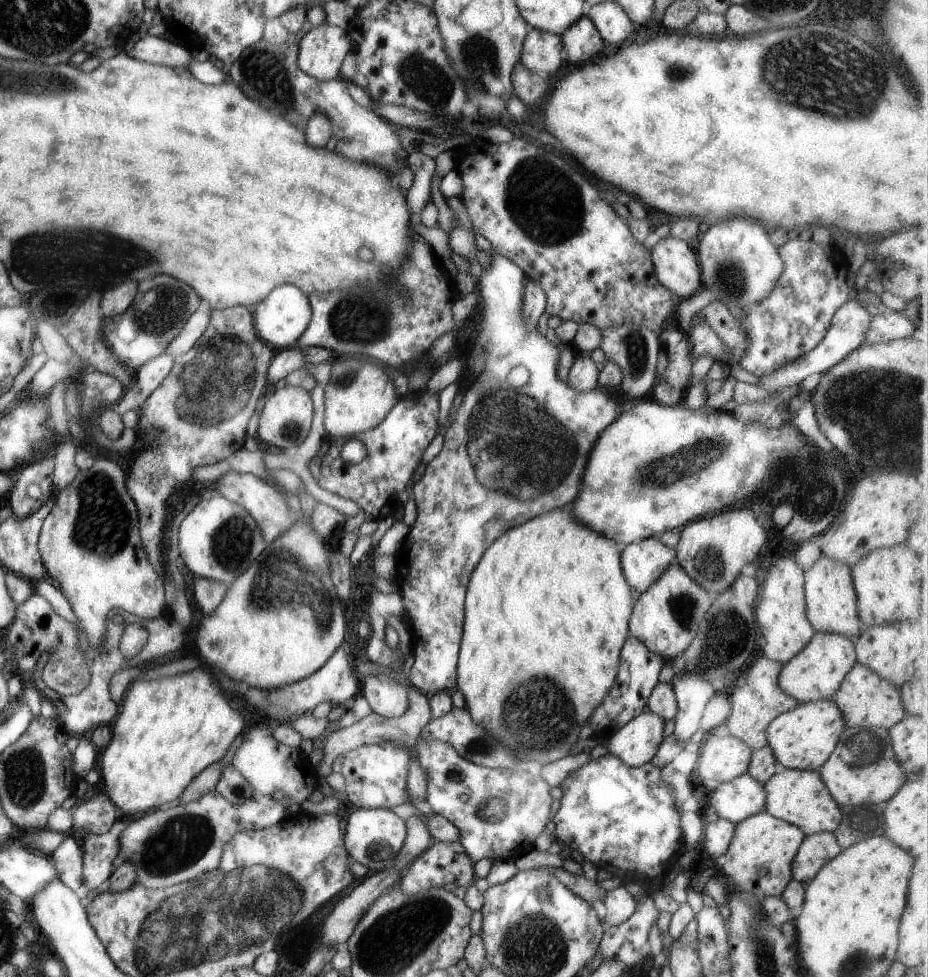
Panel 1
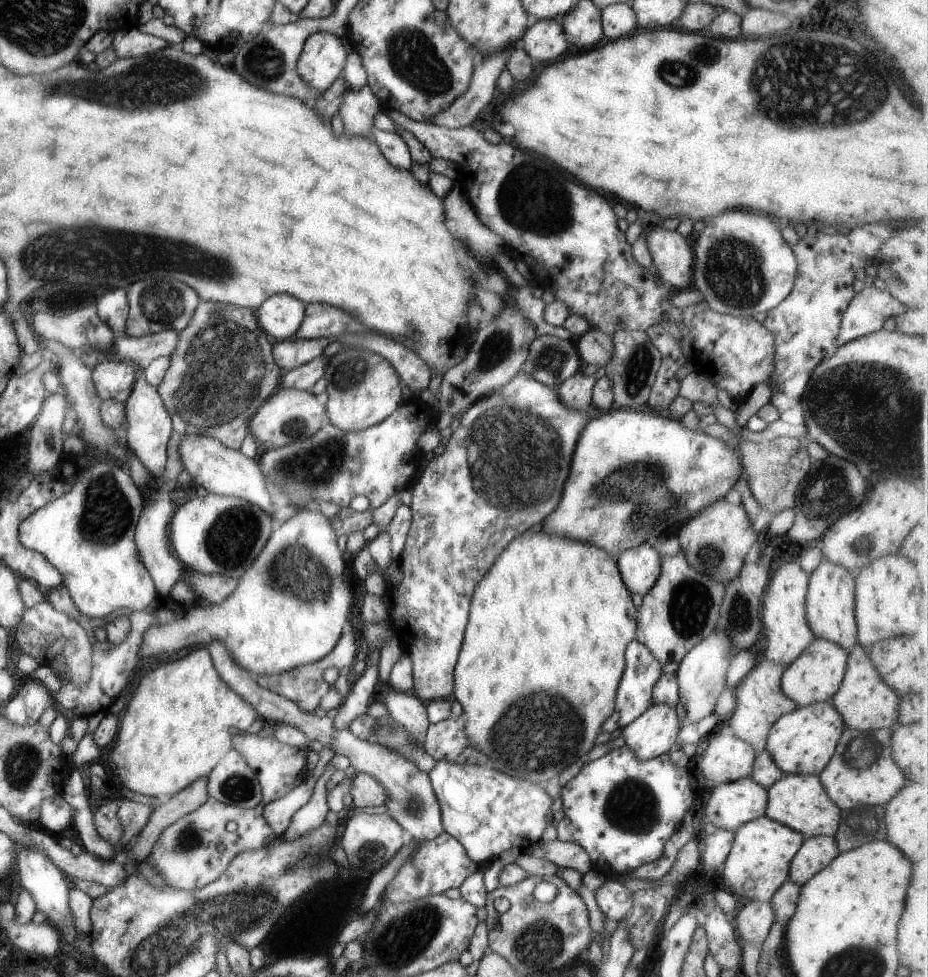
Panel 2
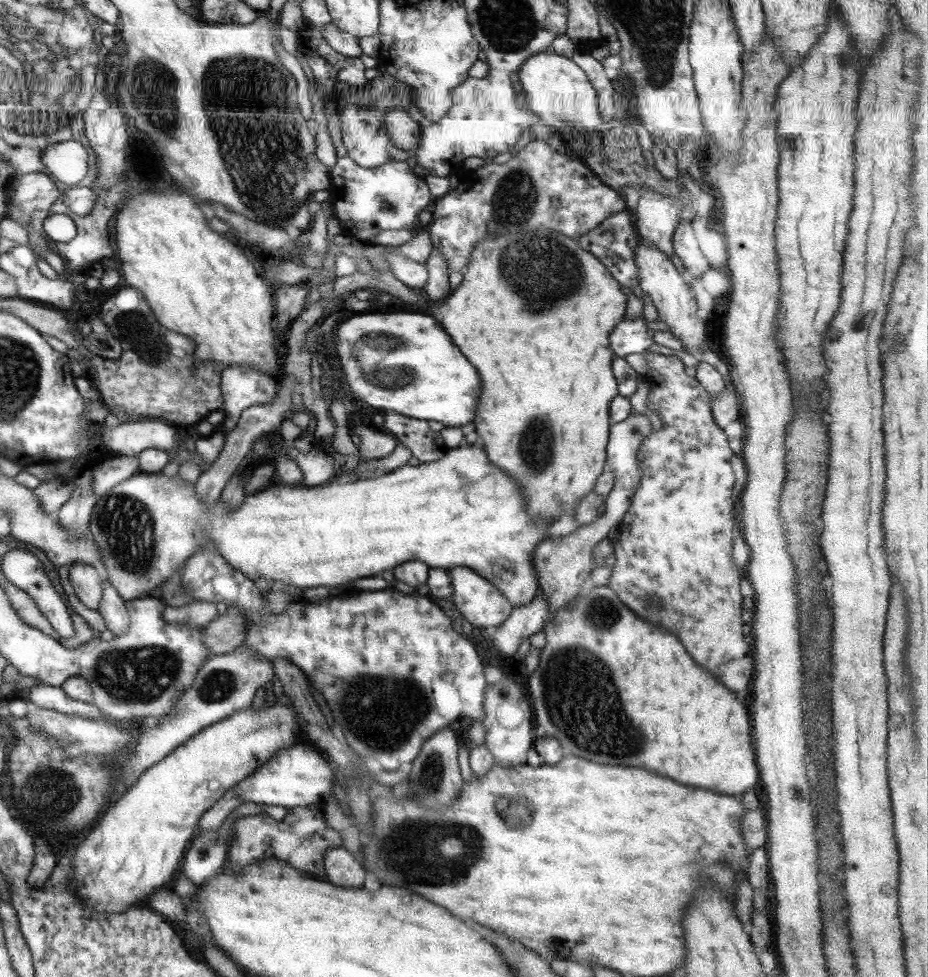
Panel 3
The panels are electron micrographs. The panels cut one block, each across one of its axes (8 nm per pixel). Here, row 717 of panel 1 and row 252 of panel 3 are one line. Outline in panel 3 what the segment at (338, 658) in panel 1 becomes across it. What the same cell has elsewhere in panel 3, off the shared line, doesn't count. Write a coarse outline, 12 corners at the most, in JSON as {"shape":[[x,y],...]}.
{"shape":[[207,204],[242,240],[272,256],[296,261],[297,245],[284,229]]}

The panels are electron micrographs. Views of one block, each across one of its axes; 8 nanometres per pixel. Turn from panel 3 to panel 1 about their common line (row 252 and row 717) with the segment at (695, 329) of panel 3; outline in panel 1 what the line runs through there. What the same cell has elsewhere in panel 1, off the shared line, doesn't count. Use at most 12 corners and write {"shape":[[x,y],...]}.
{"shape":[[645,710],[607,740],[631,767],[650,763],[666,721]]}

